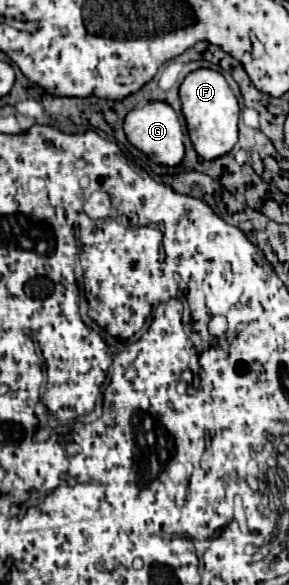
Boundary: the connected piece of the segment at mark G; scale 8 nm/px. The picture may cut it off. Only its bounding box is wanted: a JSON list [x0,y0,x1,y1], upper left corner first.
[123,101,185,165]

